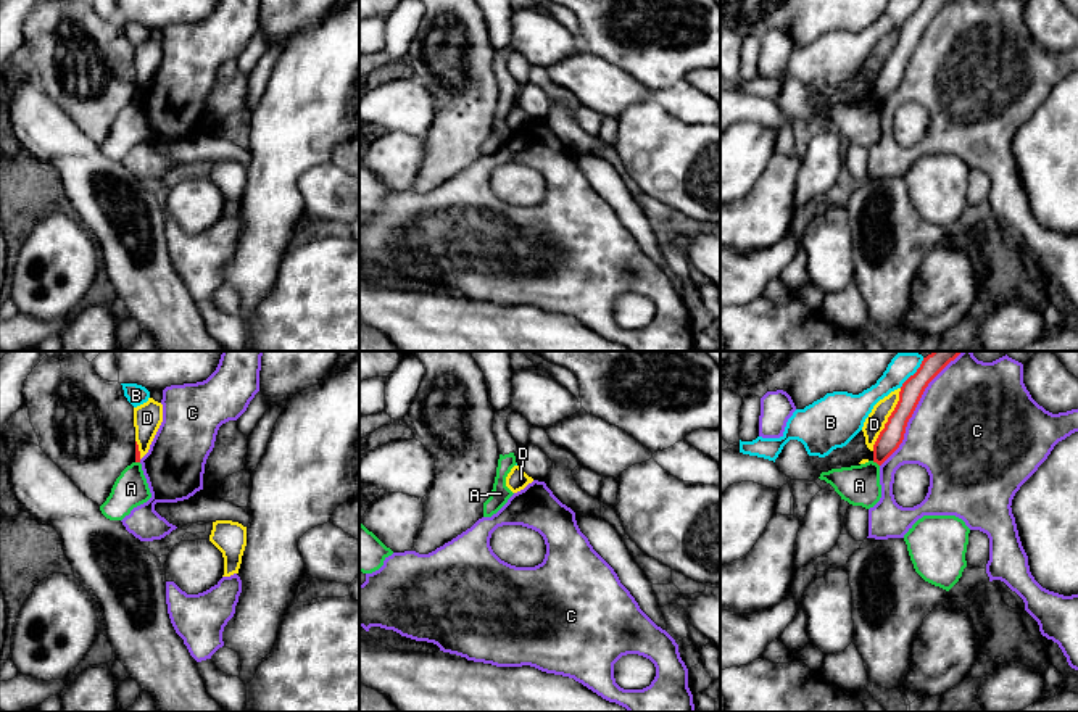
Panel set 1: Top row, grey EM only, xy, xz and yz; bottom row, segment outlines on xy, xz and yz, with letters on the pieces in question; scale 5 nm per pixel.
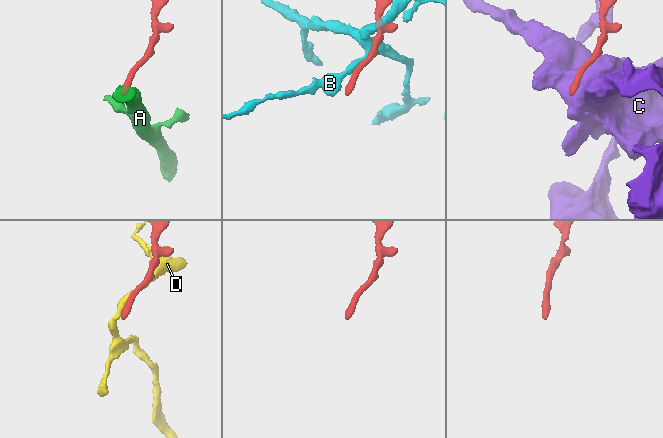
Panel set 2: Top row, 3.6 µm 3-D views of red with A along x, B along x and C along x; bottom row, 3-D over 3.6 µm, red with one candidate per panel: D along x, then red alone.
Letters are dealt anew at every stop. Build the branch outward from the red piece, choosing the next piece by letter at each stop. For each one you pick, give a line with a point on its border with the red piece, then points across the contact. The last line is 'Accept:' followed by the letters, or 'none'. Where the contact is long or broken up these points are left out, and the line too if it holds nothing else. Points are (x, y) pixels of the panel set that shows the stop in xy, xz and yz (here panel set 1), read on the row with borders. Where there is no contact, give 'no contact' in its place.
Accept: none

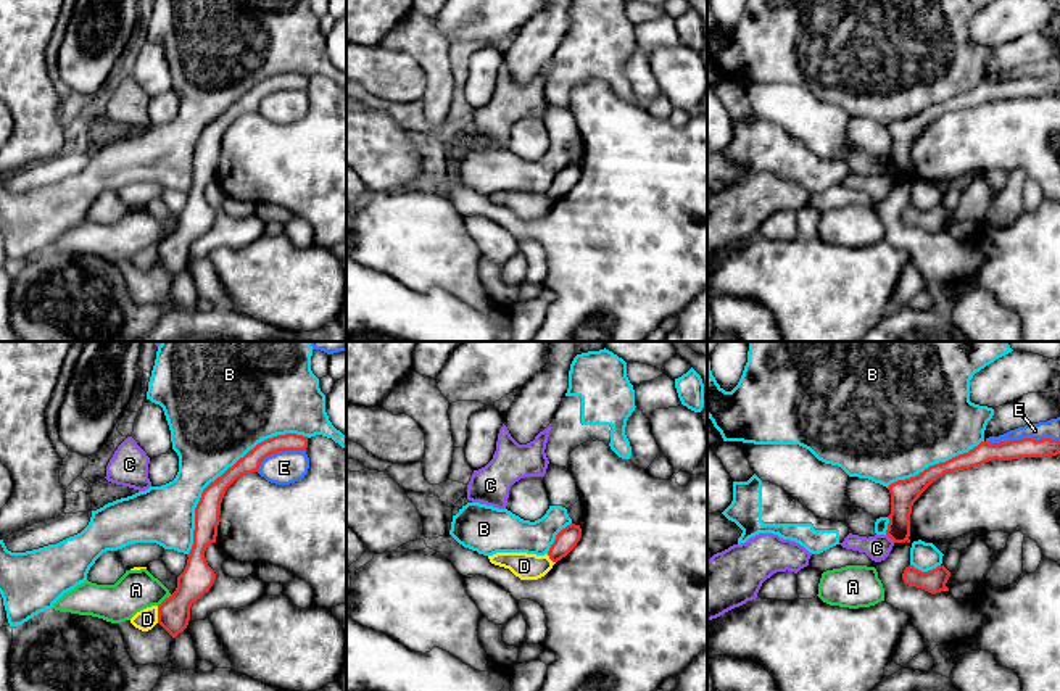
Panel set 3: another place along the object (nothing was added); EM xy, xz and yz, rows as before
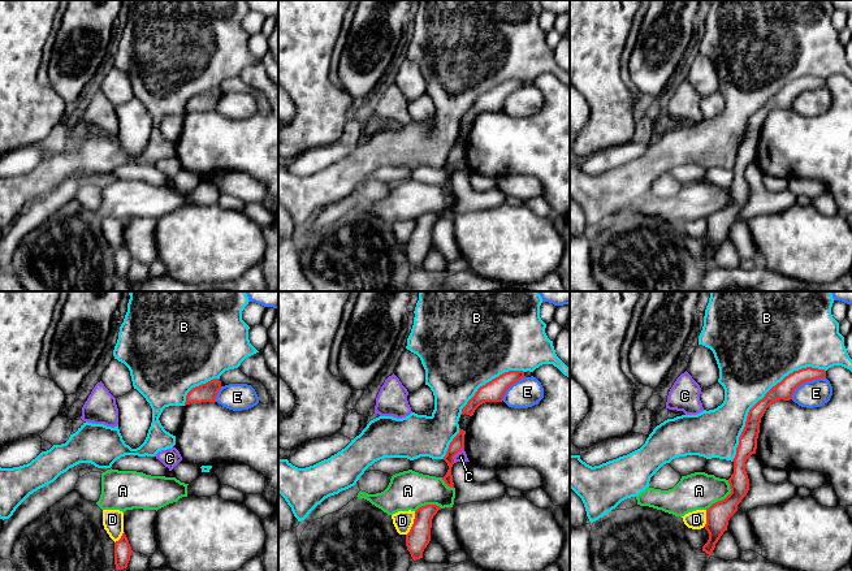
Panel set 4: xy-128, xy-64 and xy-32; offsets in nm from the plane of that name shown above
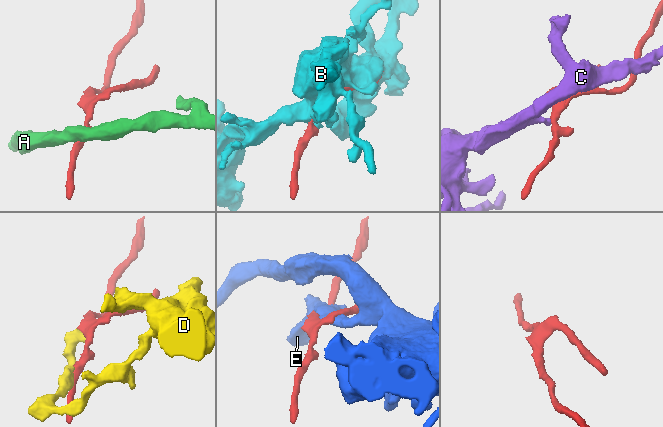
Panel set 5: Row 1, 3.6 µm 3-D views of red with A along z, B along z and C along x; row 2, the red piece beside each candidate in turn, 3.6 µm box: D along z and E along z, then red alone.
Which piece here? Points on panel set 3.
B: xy (224, 472)
Accept: B

